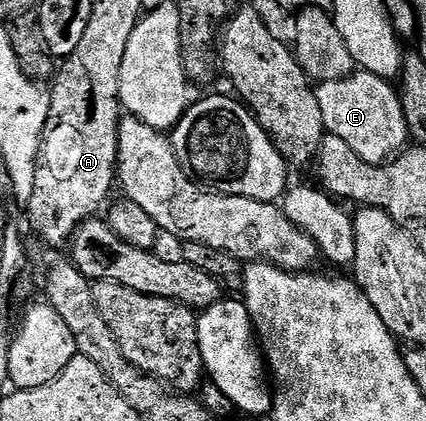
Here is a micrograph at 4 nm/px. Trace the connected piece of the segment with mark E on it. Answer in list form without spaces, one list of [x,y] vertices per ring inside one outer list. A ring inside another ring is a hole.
[[[354,71],[350,77],[338,81],[320,82],[316,91],[326,130],[332,136],[343,139],[343,143],[347,143],[359,159],[372,165],[384,165],[410,144],[400,92],[379,75]]]

